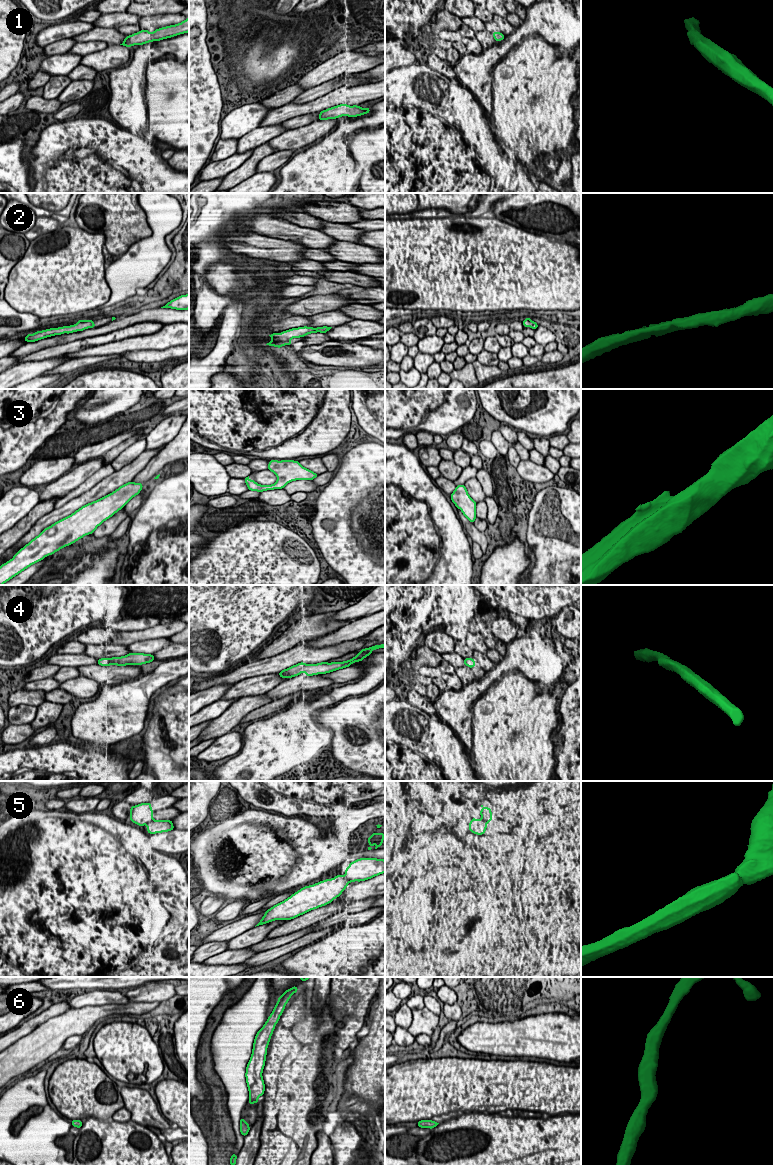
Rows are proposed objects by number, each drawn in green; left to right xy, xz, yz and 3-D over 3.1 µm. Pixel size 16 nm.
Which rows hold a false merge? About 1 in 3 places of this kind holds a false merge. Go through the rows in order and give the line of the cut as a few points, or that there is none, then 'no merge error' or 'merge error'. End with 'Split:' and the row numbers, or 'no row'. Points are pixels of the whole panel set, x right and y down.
1: no cut; no merge error
2: no cut; no merge error
3: no cut; no merge error
4: no cut; no merge error
5: no cut; no merge error
6: no cut; no merge error
Split: no row

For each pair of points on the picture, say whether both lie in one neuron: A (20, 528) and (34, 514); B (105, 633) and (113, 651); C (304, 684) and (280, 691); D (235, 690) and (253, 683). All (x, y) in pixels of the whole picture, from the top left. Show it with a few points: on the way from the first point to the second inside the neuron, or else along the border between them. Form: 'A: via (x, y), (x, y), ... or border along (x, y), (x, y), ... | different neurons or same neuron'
A: via (23, 525), (31, 517) | same neuron
B: border along (102, 643), (86, 645) | different neurons
C: via (298, 684), (286, 687) | same neuron
D: via (239, 689), (249, 687) | same neuron

